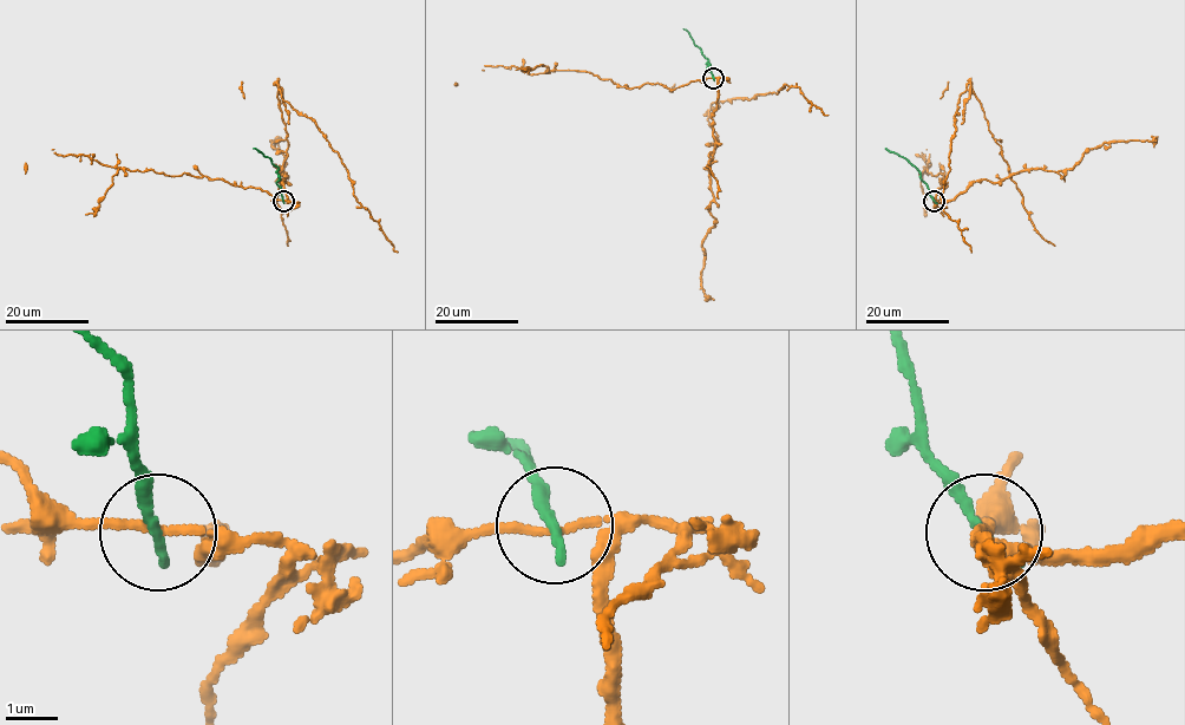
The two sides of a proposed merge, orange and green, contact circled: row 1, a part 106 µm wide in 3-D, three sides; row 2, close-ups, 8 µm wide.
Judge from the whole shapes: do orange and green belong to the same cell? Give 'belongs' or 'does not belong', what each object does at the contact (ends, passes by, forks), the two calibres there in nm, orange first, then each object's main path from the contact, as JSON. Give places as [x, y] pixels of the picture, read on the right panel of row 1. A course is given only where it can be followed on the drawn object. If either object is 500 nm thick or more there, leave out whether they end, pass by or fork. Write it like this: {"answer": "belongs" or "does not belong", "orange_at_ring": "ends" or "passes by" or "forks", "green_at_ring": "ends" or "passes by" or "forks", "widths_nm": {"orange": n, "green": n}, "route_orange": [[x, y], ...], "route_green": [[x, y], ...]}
{"answer": "does not belong", "orange_at_ring": "passes by", "green_at_ring": "ends", "widths_nm": {"orange": 150, "green": 240}, "route_orange": [[935, 201], [1010, 175], [968, 91], [955, 115], [941, 201], [971, 252]], "route_green": [[934, 201], [918, 171], [904, 157], [884, 148]]}

